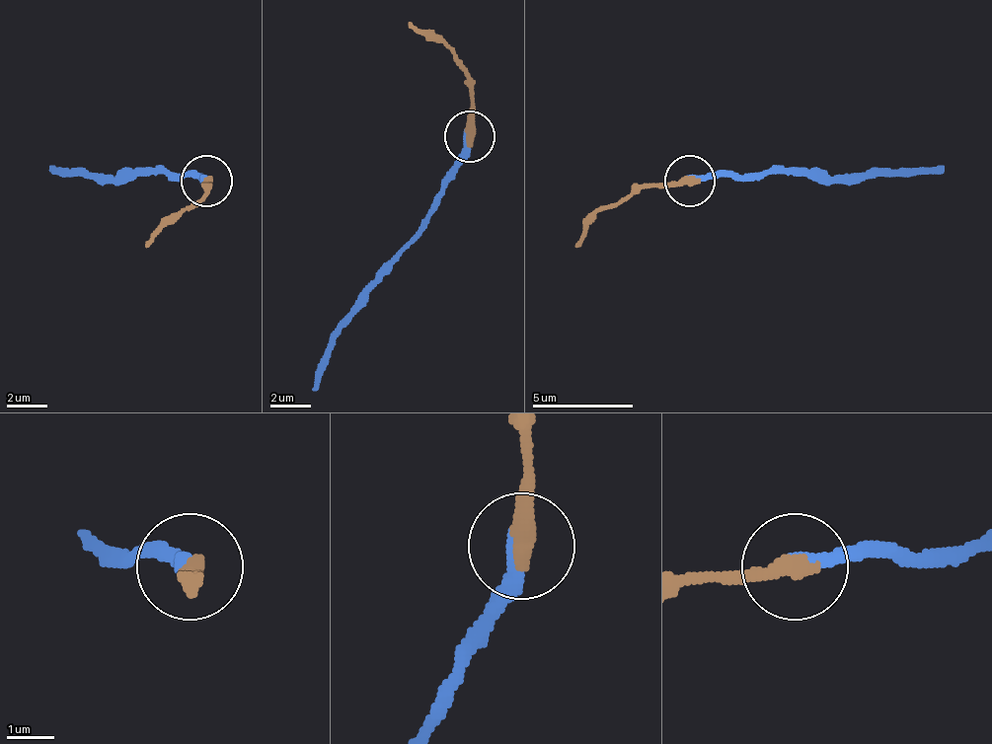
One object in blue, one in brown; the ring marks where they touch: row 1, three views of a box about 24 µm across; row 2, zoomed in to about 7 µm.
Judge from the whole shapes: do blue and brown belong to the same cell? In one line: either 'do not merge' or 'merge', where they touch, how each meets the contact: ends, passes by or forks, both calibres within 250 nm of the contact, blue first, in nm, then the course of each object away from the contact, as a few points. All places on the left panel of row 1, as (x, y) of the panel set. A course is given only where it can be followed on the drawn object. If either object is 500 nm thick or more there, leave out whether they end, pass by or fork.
do not merge | (206, 181) | blue ends | brown ends | 360/420 nm | blue via (205, 180), (175, 174), (109, 174), (48, 164) | brown via (205, 180), (210, 189), (144, 245)

